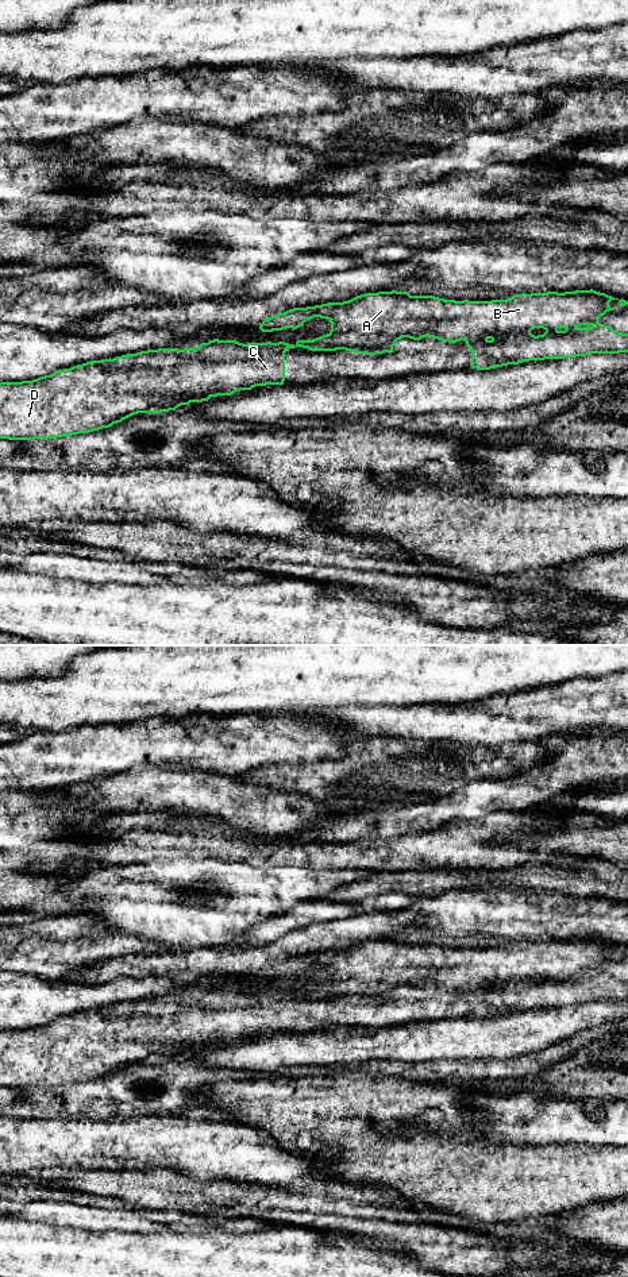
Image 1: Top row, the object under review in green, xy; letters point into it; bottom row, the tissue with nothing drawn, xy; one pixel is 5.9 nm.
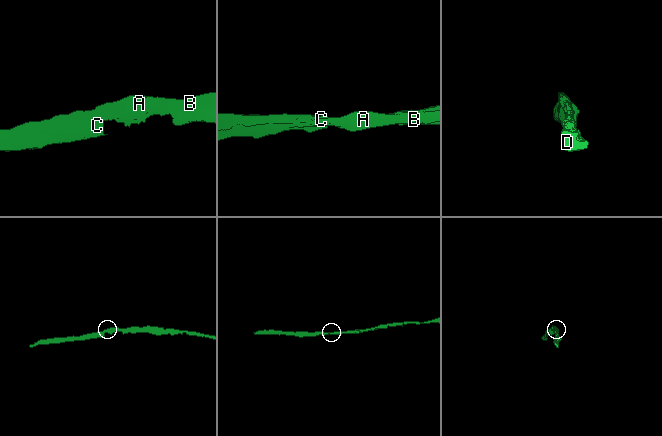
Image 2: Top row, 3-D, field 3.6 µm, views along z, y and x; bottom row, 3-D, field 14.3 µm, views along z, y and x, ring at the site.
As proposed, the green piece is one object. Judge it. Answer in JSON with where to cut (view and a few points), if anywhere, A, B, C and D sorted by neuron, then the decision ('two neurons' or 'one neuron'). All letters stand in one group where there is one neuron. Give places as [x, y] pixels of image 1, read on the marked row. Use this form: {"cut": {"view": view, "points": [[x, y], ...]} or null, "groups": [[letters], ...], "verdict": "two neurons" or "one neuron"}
{"cut": null, "groups": [["A", "B", "C", "D"]], "verdict": "one neuron"}

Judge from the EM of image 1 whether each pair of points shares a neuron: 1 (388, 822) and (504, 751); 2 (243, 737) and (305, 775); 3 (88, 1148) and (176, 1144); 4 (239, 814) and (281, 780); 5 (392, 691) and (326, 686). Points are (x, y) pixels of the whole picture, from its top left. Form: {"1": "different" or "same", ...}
{"1": "different", "2": "different", "3": "same", "4": "different", "5": "same"}

